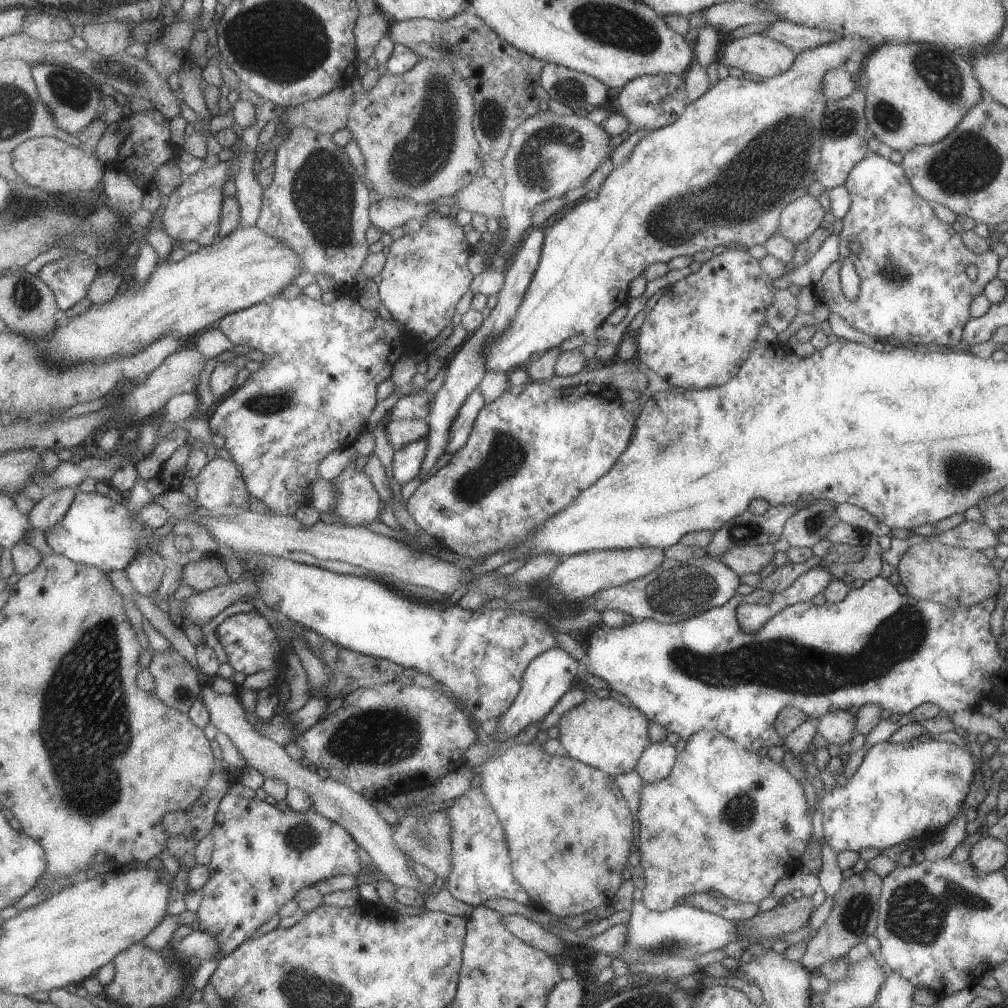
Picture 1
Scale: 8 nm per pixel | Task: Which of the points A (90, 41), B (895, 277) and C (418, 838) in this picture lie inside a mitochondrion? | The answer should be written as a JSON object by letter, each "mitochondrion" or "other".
{"A":"other","B":"mitochondrion","C":"mitochondrion"}

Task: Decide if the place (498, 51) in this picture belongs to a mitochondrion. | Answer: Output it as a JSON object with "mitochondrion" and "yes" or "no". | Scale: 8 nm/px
{"mitochondrion":"no"}

